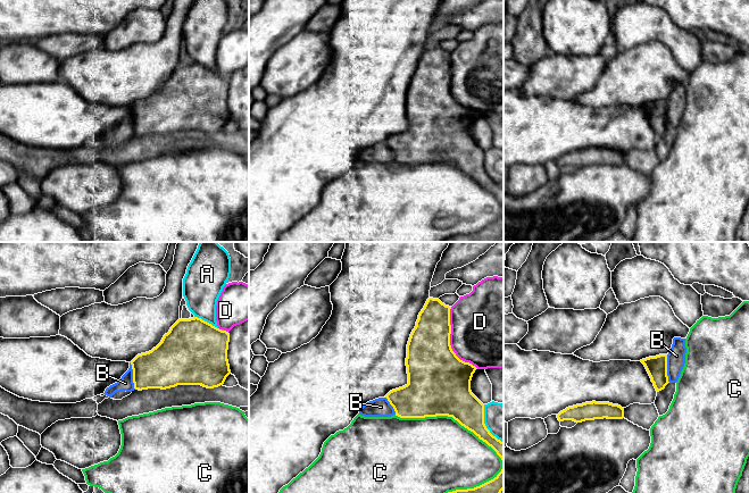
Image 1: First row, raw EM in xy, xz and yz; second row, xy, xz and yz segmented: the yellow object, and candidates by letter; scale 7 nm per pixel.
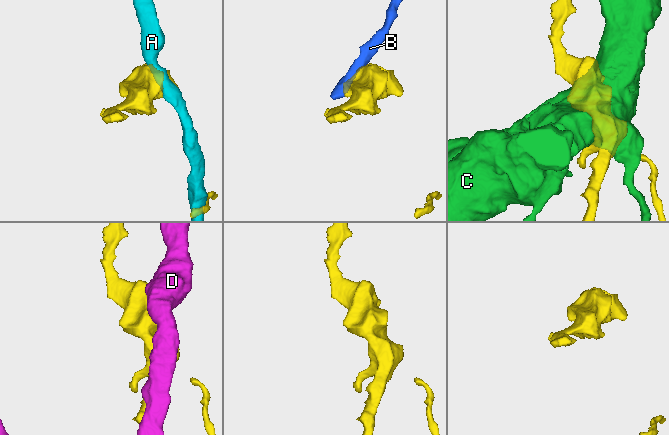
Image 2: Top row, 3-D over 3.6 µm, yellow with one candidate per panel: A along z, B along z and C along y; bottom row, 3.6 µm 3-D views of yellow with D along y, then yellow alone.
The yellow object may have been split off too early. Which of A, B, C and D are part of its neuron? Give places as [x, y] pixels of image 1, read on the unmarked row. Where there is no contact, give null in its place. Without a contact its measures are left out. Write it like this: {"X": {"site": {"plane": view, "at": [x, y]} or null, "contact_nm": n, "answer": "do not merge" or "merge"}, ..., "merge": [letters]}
{"A": {"site": {"plane": "xy", "at": [206, 67]}, "contact_nm": 190, "answer": "do not merge"}, "B": {"site": {"plane": "yz", "at": [666, 114]}, "contact_nm": 200, "answer": "do not merge"}, "C": {"site": {"plane": "xz", "at": [455, 165]}, "contact_nm": 850, "answer": "do not merge"}, "D": {"site": {"plane": "xz", "at": [449, 88]}, "contact_nm": 480, "answer": "do not merge"}, "merge": []}

